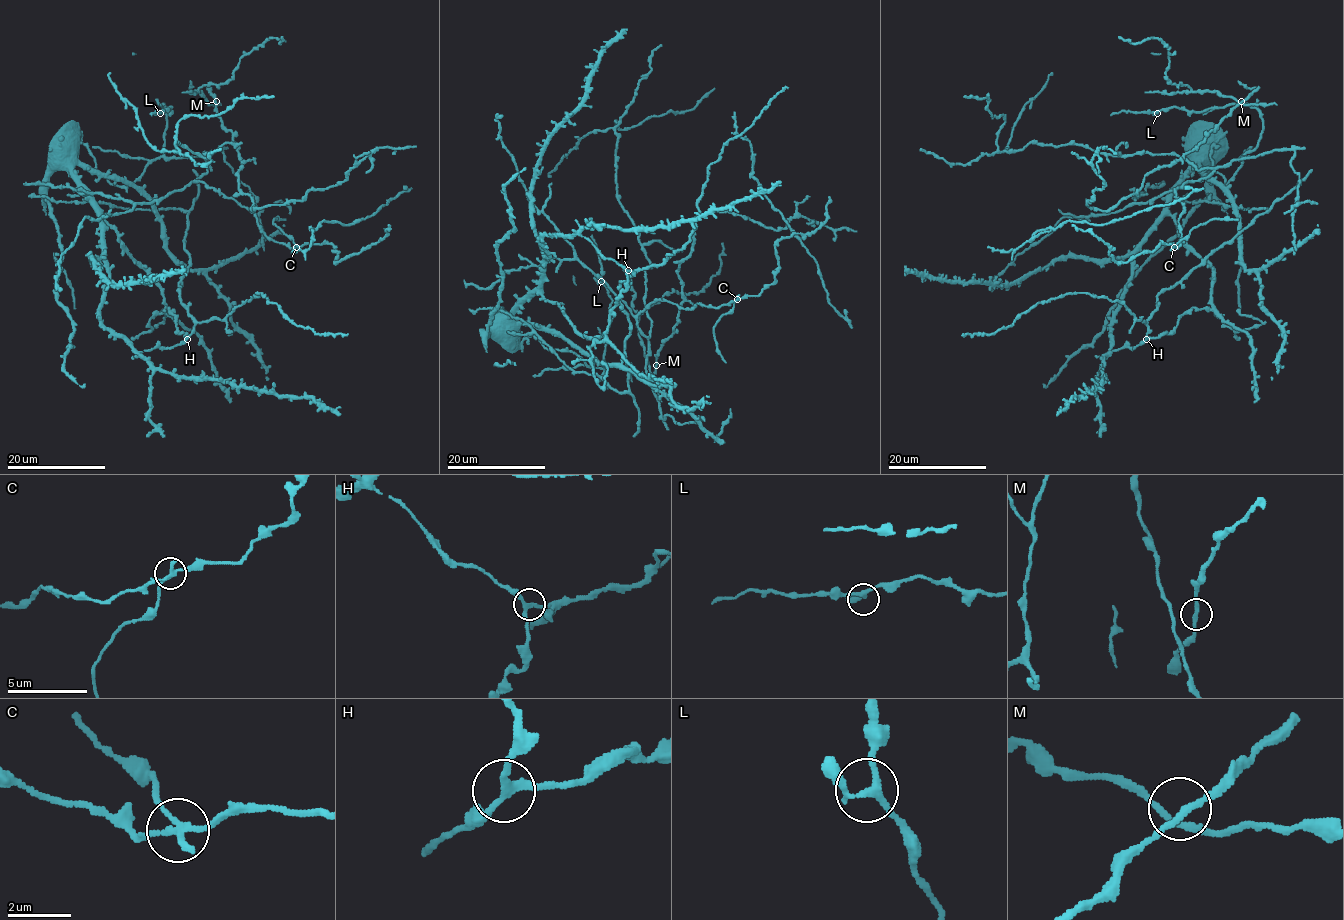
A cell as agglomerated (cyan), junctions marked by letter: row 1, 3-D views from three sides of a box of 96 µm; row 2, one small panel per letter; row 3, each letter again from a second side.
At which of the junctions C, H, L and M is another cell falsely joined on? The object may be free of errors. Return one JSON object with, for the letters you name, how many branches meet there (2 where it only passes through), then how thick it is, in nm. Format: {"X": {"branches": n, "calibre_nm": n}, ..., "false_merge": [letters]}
{"C": {"branches": 3, "calibre_nm": 190}, "false_merge": ["C"]}

